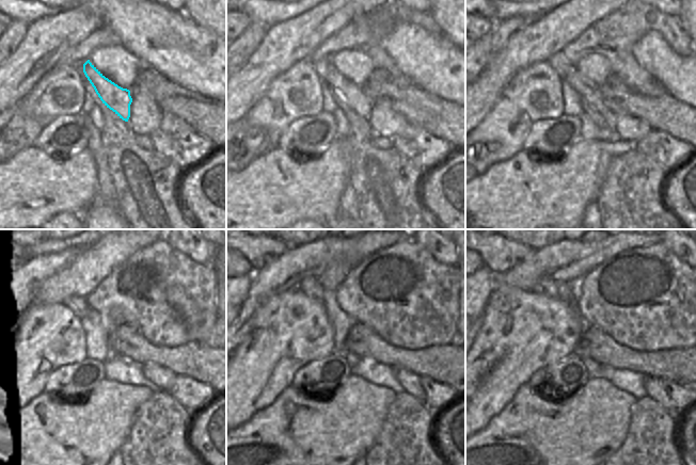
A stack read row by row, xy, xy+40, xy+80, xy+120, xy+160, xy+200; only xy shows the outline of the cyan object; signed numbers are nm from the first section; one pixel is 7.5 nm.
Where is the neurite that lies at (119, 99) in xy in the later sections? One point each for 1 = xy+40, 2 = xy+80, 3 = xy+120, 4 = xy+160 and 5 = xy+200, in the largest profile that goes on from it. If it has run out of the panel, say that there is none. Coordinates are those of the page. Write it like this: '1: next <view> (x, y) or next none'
1: next xy+40 (347, 91)
2: next xy+80 (588, 92)
3: next xy+120 (78, 304)
4: next xy+160 (310, 286)
5: next xy+200 (548, 287)

